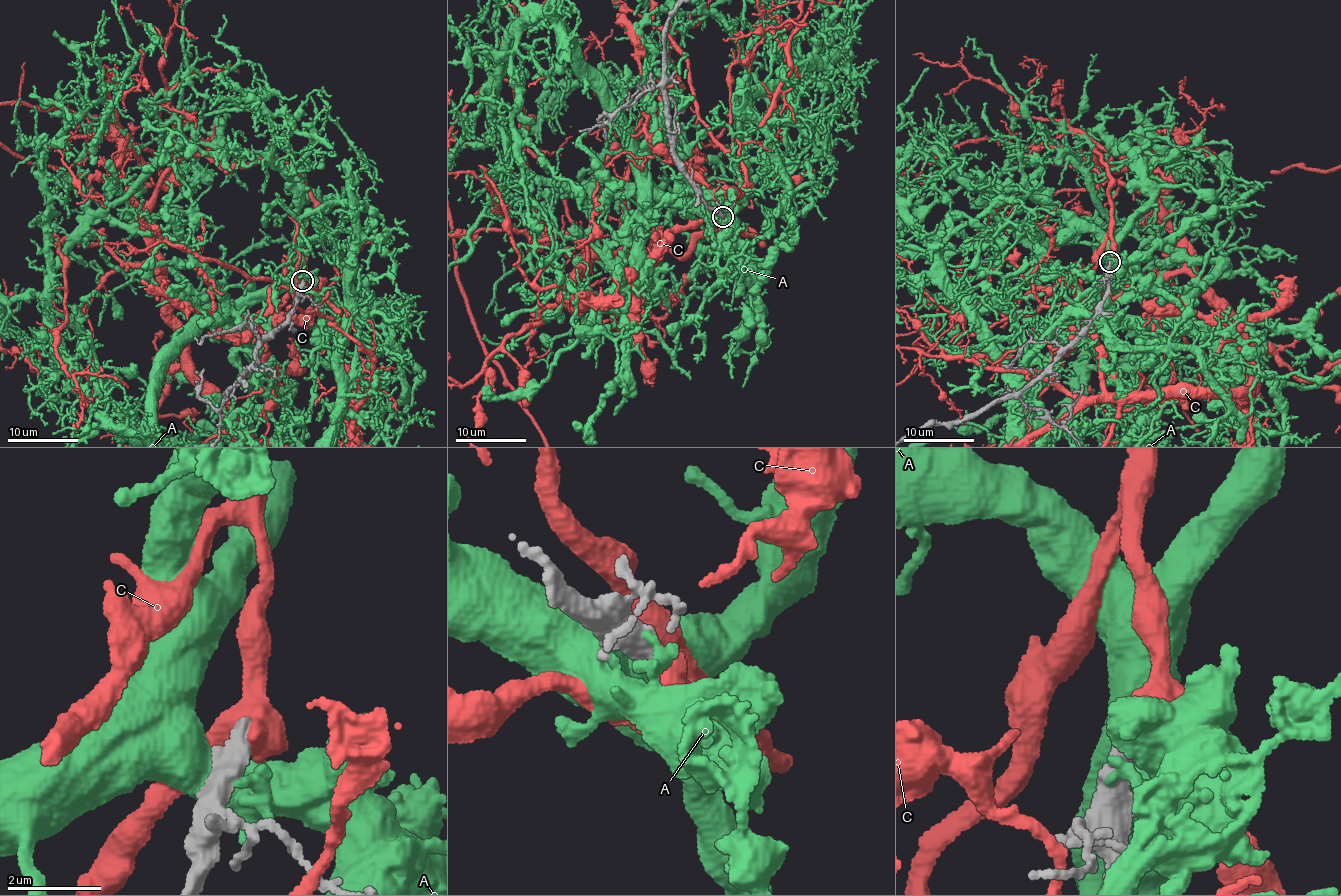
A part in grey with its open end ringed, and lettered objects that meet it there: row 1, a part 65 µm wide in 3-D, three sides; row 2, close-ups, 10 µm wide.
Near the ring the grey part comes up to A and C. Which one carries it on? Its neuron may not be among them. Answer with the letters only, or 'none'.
none

